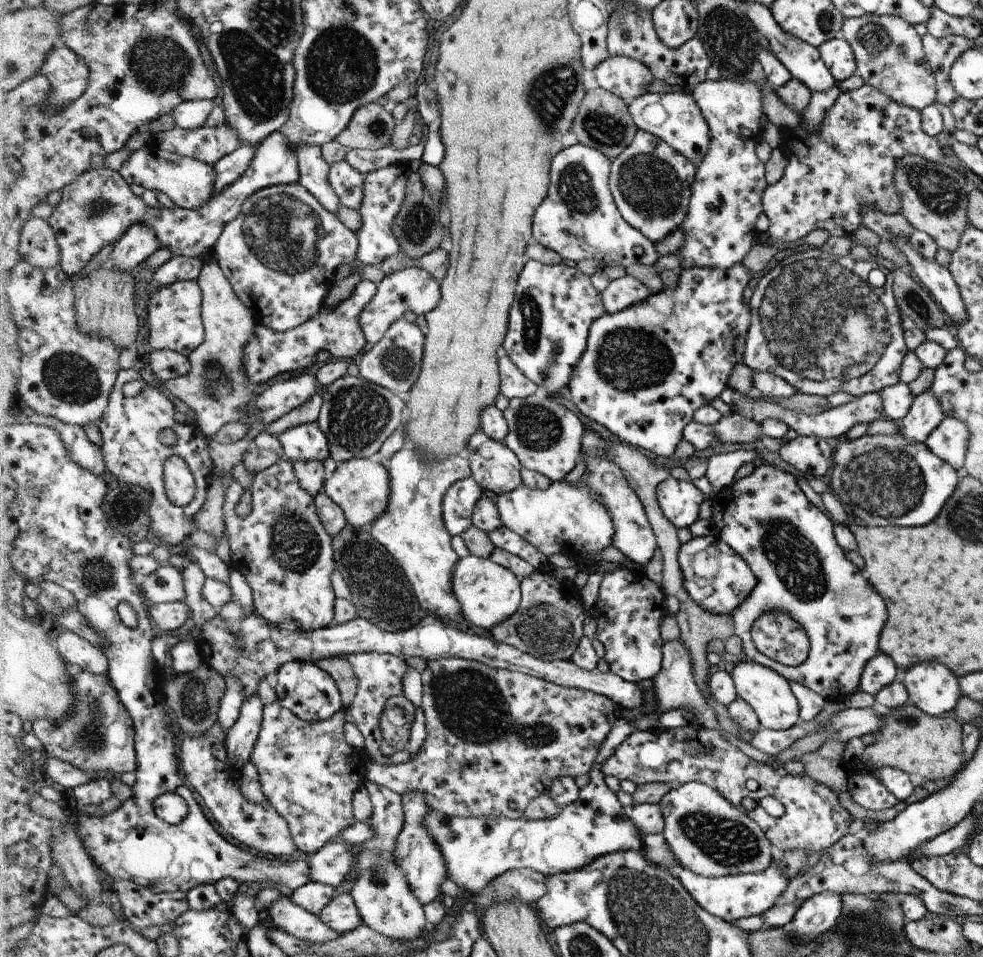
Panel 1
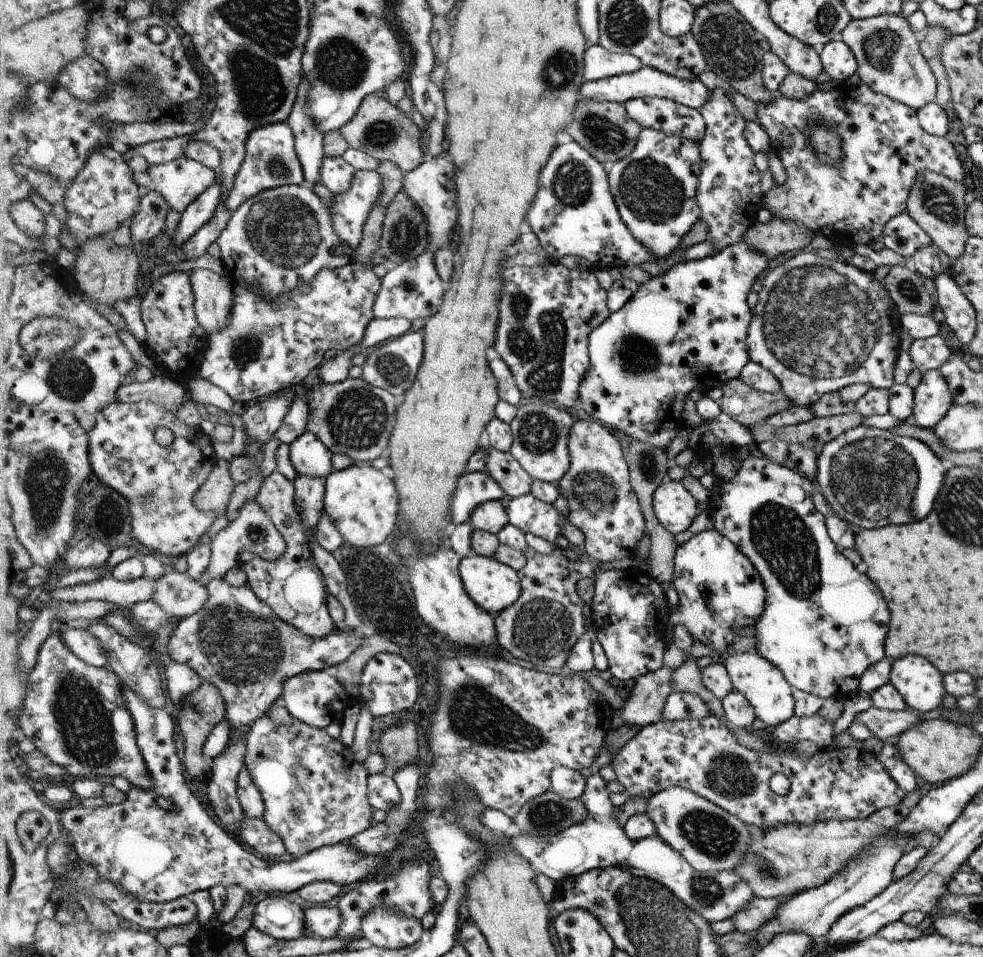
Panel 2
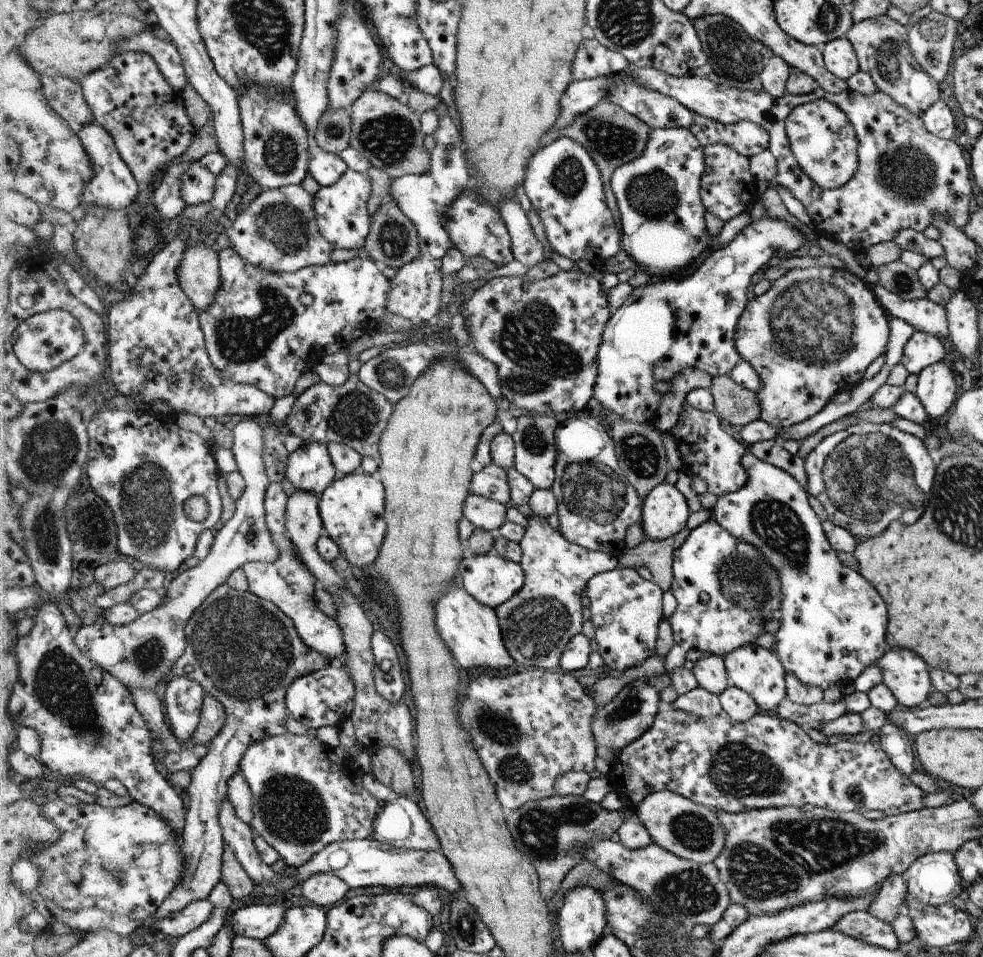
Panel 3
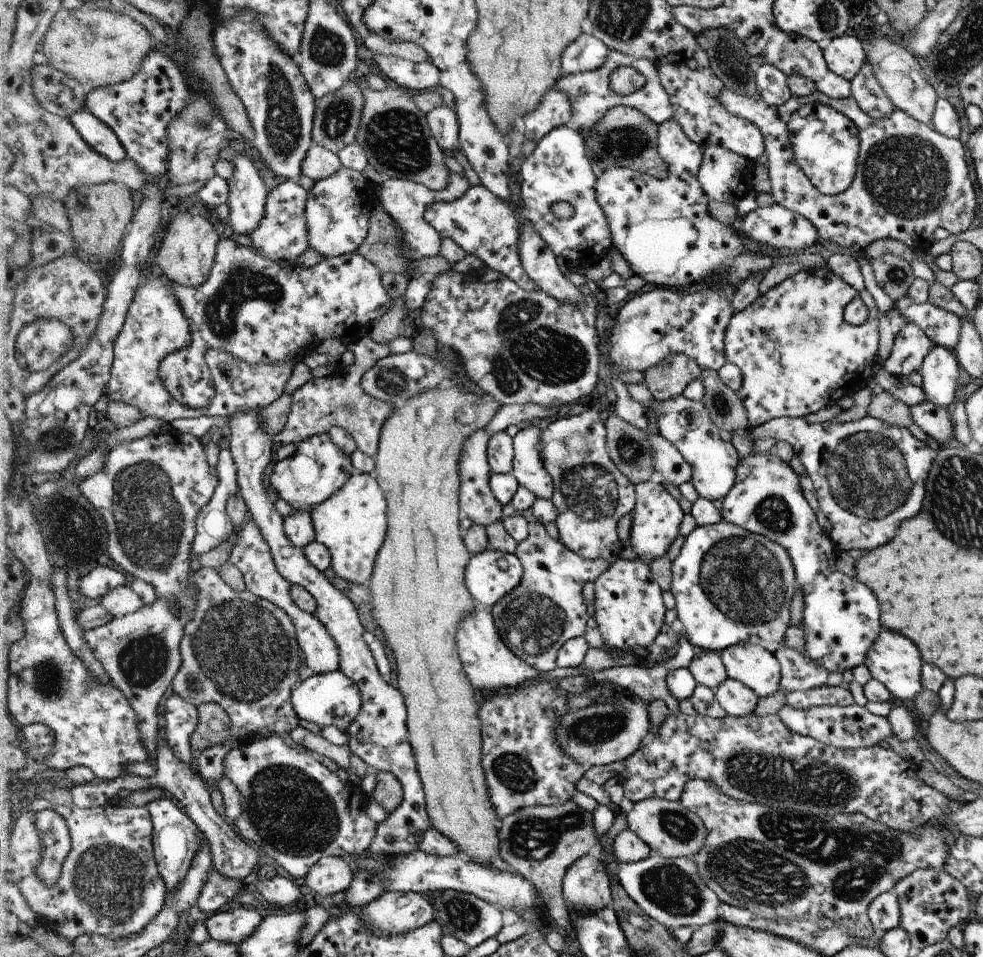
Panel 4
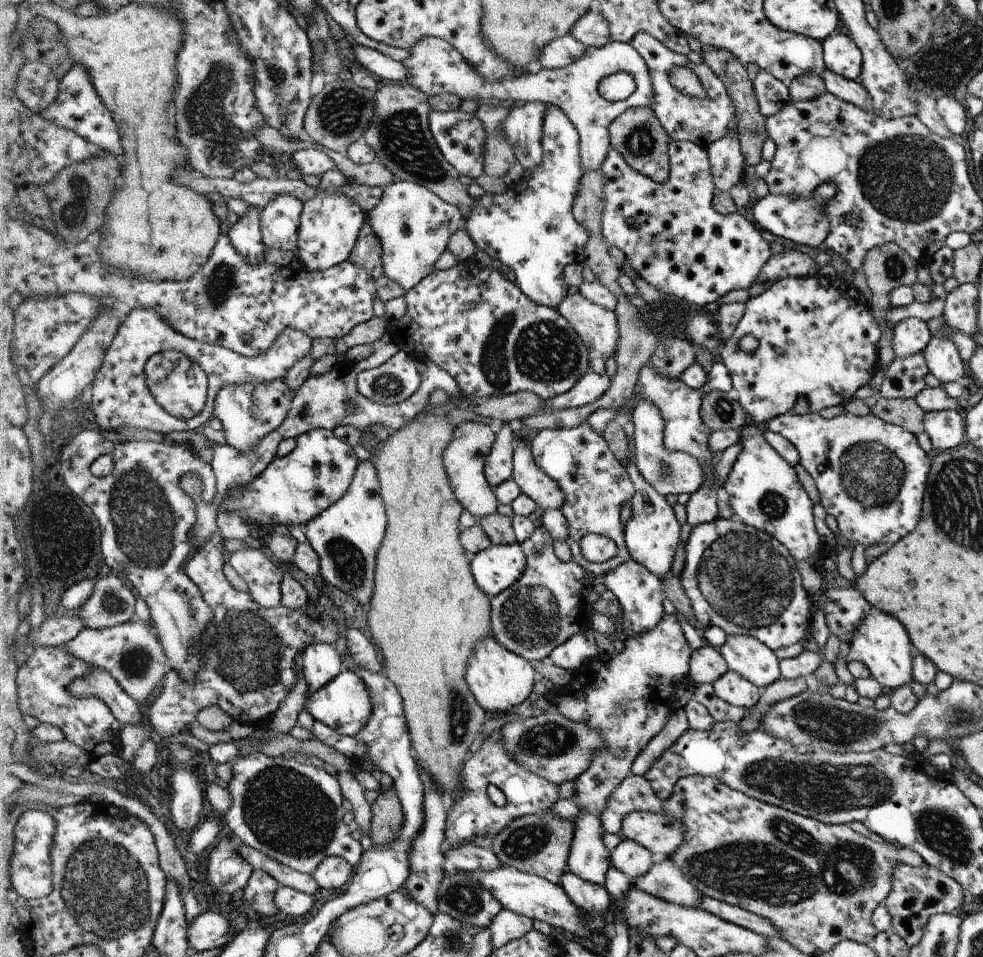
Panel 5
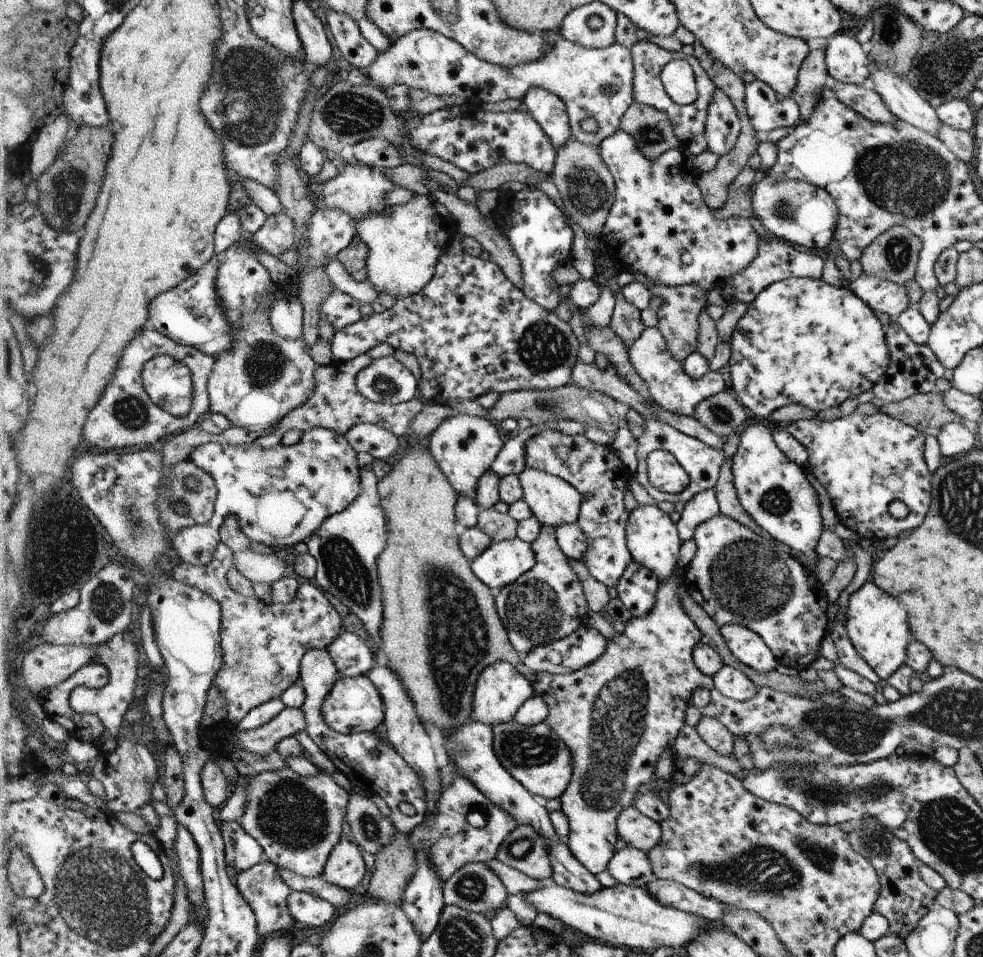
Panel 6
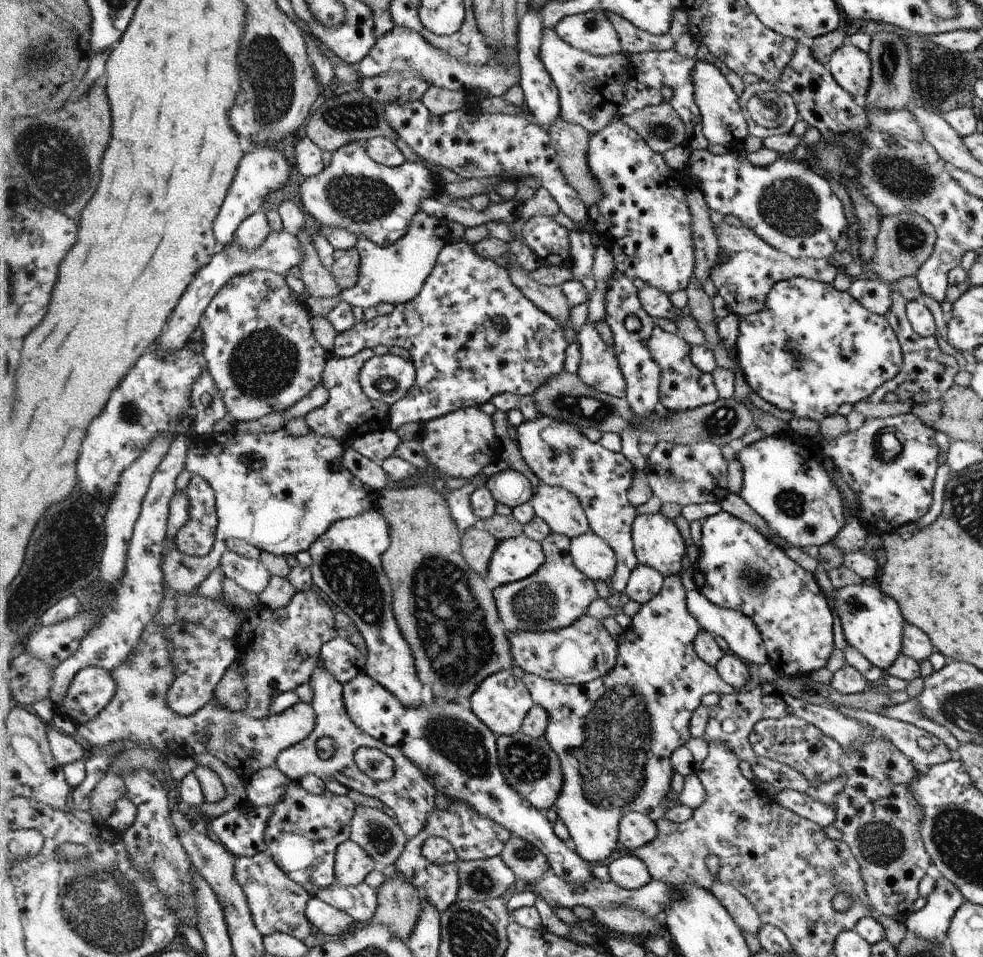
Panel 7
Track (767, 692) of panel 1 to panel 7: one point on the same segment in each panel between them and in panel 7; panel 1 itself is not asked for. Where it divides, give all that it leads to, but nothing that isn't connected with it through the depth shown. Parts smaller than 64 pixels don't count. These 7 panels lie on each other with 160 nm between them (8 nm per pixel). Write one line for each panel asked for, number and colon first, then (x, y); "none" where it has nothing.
2: (764, 685)
3: (755, 670)
4: (754, 666)
5: (753, 660)
6: (749, 647)
7: (743, 637)

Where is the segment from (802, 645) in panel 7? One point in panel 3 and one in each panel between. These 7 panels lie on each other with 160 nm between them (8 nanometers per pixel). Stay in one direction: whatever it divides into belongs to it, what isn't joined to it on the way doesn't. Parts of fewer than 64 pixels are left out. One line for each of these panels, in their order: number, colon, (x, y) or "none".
3: (725, 589)
4: (731, 586)
5: (741, 579)
6: (738, 577)

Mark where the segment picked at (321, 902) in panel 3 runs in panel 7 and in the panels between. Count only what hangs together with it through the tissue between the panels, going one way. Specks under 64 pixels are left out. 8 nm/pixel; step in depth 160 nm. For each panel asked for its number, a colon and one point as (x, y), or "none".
4: (331, 875)
5: (334, 872)
6: (346, 868)
7: (352, 863)

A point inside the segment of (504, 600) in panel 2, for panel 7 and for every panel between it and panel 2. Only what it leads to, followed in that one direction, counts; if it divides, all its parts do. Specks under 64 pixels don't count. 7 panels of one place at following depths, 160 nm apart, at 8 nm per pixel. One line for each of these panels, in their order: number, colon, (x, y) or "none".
3: (491, 579)
4: (491, 575)
5: (496, 568)
6: (502, 563)
7: (514, 559)

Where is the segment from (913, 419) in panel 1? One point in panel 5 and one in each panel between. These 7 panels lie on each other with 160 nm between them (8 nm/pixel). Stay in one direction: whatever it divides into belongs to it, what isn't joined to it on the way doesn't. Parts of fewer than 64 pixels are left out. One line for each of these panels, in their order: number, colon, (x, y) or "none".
2: (933, 397)
3: (936, 389)
4: (940, 378)
5: (942, 357)

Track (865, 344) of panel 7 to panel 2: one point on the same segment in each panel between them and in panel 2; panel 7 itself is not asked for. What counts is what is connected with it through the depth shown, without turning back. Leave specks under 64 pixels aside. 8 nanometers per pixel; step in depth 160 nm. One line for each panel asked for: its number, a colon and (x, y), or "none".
2: (820, 325)
3: (812, 334)
4: (797, 353)
5: (809, 338)
6: (803, 341)

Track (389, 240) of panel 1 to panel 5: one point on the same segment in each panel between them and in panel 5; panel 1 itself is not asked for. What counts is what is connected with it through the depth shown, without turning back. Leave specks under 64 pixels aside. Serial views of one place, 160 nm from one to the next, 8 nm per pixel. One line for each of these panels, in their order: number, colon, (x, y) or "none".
2: (349, 211)
3: (343, 218)
4: (339, 209)
5: (331, 221)

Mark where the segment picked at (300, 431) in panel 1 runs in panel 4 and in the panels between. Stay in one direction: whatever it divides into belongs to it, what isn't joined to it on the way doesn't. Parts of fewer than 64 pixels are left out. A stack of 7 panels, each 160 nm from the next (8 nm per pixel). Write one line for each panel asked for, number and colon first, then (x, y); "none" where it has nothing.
2: (309, 455)
3: (310, 469)
4: (319, 469)

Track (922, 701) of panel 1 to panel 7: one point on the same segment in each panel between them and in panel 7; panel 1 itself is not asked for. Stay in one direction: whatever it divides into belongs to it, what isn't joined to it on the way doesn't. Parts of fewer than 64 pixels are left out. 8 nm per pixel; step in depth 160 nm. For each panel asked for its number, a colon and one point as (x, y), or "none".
2: (919, 681)
3: (905, 673)
4: (895, 661)
5: (882, 643)
6: (878, 627)
7: (871, 622)

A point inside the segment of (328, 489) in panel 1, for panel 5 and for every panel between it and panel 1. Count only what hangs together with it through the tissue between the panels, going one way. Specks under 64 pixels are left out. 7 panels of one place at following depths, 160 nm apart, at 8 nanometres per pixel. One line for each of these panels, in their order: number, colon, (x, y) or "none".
2: (363, 503)
3: (352, 508)
4: (352, 524)
5: (346, 536)

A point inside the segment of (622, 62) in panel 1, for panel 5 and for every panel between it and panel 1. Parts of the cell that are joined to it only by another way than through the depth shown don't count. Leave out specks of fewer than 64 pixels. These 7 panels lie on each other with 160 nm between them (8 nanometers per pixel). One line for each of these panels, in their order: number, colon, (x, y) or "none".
2: (600, 63)
3: (592, 60)
4: (586, 53)
5: (561, 52)

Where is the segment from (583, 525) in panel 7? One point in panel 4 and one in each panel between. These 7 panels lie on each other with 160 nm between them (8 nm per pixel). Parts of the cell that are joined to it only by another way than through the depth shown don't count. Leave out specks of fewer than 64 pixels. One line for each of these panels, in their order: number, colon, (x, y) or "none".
4: (530, 471)
5: (547, 493)
6: (554, 502)

